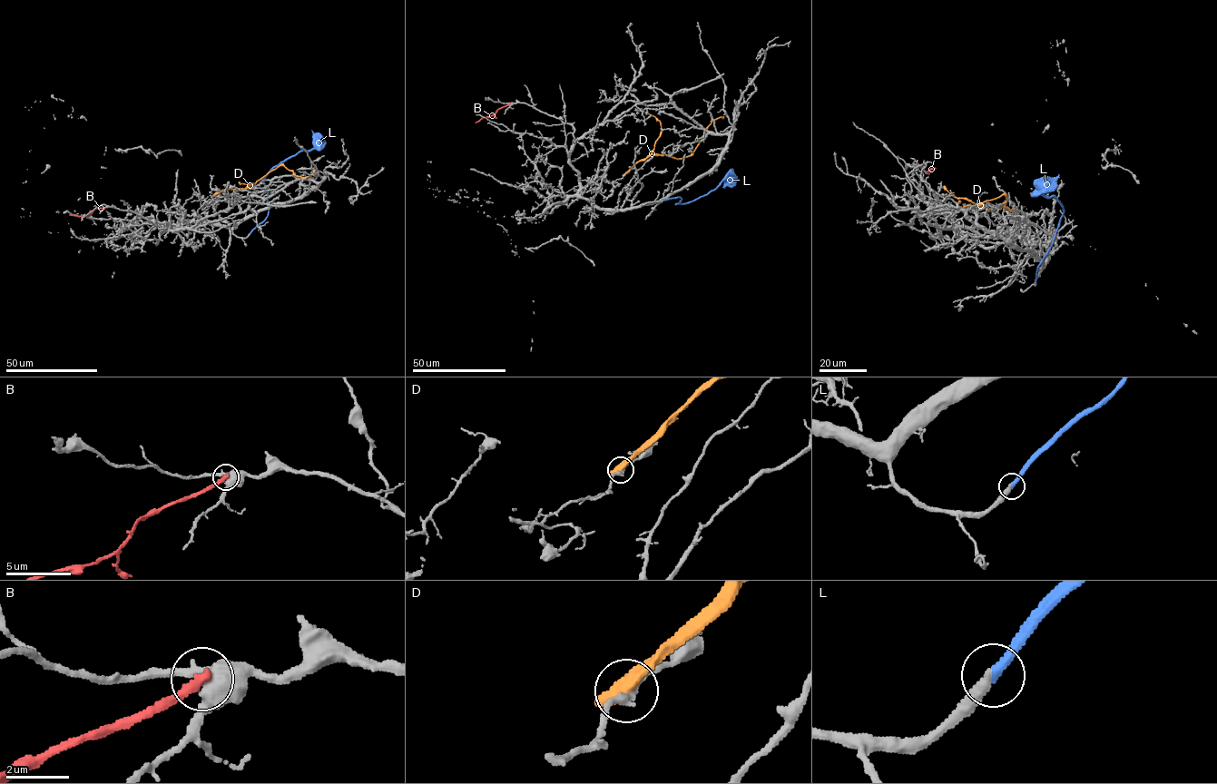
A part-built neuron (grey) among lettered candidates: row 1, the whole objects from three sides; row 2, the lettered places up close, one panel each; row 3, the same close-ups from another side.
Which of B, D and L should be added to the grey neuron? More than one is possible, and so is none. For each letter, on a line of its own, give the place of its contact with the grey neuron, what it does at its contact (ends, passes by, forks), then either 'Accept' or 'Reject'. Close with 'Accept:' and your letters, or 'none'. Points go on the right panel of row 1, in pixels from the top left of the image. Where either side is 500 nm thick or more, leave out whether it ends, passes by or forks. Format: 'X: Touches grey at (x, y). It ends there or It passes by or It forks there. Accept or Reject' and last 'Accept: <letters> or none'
B: Touches grey at (917, 165). Reject
D: Touches grey at (1015, 212). Reject
L: Touches grey at (1035, 281). It ends there. Accept
Accept: L

